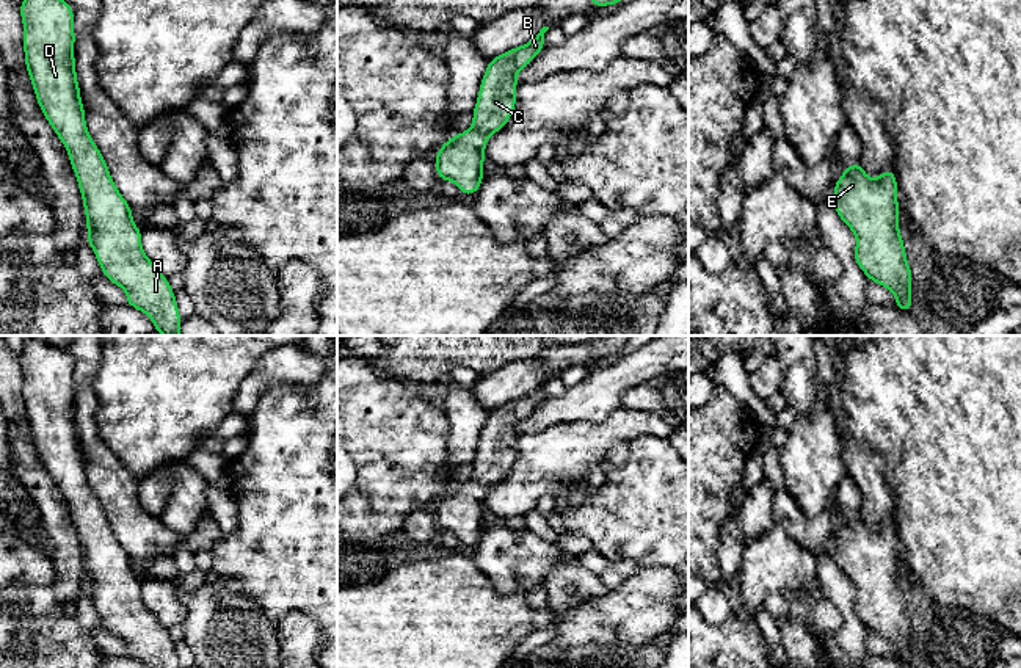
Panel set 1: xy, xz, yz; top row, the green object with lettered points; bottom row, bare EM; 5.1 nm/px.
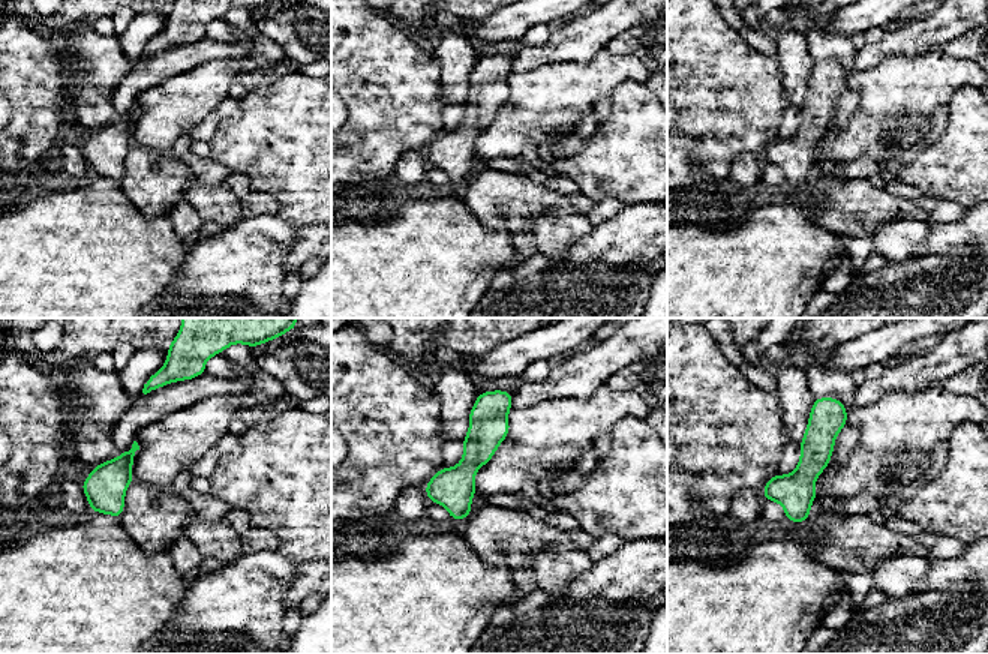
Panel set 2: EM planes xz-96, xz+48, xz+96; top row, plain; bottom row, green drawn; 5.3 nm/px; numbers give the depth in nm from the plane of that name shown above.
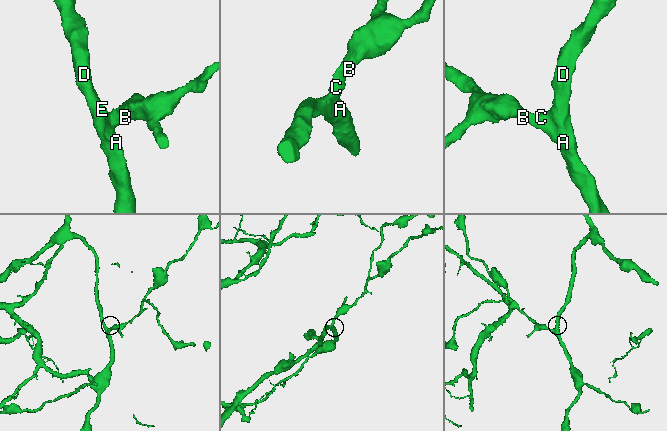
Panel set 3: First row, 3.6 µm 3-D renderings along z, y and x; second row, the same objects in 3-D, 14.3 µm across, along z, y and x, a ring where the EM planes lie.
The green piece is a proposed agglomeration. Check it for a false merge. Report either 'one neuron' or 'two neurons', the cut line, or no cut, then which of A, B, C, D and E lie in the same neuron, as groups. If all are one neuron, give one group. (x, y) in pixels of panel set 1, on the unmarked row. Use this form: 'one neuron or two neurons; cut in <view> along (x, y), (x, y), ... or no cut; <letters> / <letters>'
one neuron; no cut; A B C D E

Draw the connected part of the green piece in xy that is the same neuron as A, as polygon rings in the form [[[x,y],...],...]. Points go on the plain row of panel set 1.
[[[28,339],[19,362],[24,373],[22,394],[27,423],[42,466],[69,505],[86,566],[86,593],[100,615],[102,626],[125,641],[125,657],[132,657],[147,668],[180,668],[169,632],[144,605],[143,582],[135,577],[132,558],[114,536],[107,513],[88,483],[75,423],[72,358],[47,339]]]

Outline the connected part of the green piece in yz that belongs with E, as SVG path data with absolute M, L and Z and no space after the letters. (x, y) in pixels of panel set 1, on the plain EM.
M853 514L833 543L833 560L856 588L856 616L869 632L896 646L897 660L911 663L913 626L899 580L896 525L883 521L878 530L870 530L861 514Z

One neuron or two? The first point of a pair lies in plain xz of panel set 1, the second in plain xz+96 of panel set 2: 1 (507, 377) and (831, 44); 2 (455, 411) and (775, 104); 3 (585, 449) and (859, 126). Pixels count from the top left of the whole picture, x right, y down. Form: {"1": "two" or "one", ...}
{"1": "two", "2": "two", "3": "one"}

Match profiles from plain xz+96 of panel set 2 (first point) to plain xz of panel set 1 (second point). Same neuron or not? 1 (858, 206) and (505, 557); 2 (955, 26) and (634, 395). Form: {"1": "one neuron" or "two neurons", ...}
{"1": "one neuron", "2": "two neurons"}

